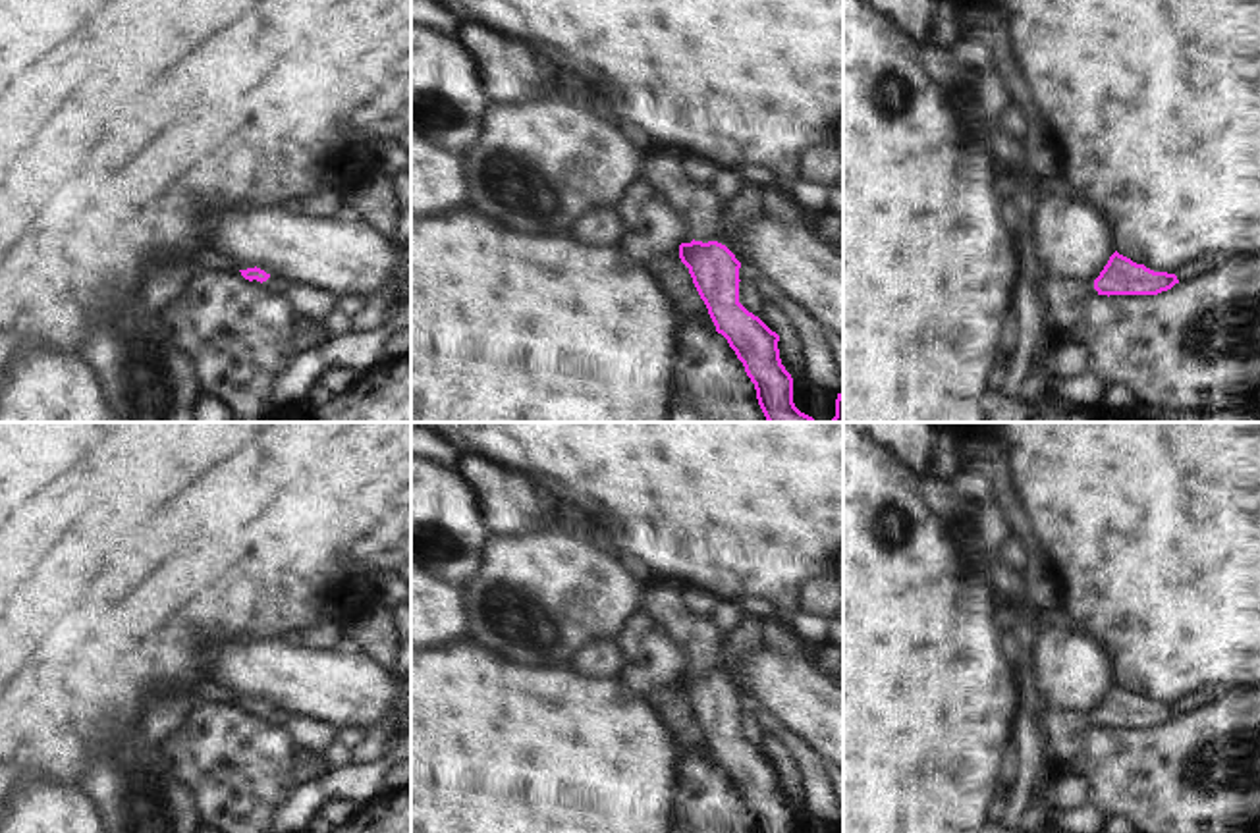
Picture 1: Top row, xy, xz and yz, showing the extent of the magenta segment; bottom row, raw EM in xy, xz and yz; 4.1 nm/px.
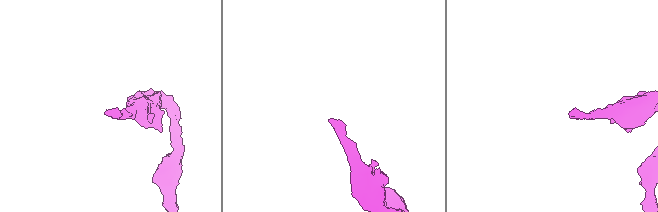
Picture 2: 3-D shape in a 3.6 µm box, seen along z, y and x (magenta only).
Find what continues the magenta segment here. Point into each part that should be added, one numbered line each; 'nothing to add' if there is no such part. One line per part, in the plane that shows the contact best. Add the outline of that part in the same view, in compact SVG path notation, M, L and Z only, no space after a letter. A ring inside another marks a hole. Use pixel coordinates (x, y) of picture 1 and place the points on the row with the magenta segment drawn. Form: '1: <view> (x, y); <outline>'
1: xz (697, 205); M650 154L639 177L652 179L670 197L670 208L693 228L695 241L718 241L722 202L710 185L689 179L679 160Z

